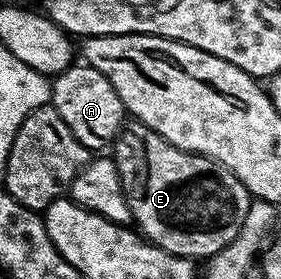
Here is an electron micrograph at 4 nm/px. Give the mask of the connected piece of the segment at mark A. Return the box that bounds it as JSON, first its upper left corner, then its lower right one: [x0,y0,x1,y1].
[51,62,127,150]

